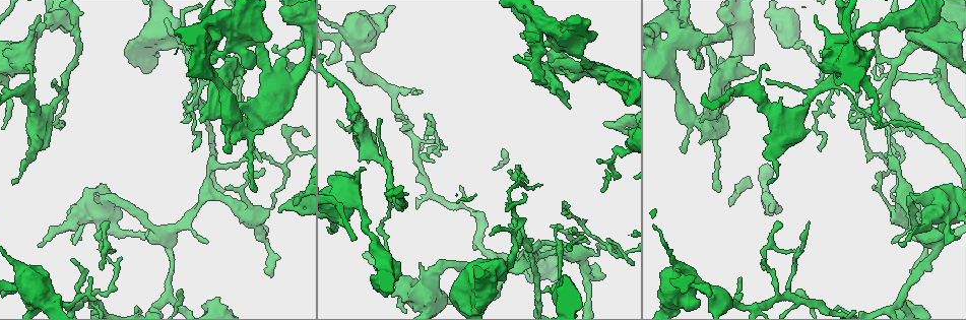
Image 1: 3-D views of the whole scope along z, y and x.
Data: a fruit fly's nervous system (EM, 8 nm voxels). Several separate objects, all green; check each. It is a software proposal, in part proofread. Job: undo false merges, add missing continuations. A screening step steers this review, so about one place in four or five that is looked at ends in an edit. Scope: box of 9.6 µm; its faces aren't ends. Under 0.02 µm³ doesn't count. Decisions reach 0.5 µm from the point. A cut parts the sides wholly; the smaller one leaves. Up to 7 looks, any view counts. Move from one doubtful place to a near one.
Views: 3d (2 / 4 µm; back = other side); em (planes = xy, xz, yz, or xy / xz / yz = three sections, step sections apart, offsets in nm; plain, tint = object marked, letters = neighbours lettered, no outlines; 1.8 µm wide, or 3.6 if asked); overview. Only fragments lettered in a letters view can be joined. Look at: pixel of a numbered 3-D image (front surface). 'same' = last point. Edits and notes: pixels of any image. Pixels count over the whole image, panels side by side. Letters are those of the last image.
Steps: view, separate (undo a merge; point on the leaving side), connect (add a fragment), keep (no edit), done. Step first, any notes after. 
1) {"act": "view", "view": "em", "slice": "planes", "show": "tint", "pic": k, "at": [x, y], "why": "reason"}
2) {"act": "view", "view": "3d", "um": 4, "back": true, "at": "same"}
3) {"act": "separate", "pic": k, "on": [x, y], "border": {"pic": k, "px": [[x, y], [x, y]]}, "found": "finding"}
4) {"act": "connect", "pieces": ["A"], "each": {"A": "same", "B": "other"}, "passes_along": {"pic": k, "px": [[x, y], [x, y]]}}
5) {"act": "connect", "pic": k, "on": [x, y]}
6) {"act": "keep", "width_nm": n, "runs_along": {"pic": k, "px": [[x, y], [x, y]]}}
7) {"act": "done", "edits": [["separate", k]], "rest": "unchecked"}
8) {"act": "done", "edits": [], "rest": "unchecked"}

{"act": "view", "view": "3d", "um": 2, "pic": 1, "at": [169, 242], "why": "looks like a crossing"}

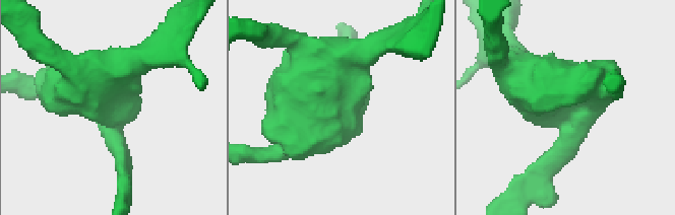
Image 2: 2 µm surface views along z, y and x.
{"act": "view", "view": "em", "slice": "planes", "show": "tint", "pic": 2, "at": [108, 111], "arms": 4}

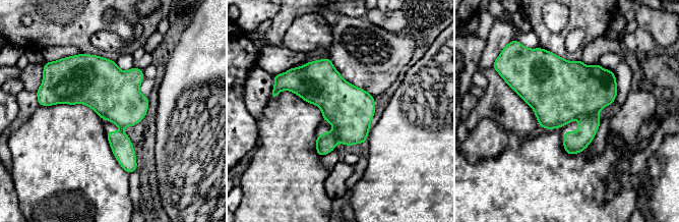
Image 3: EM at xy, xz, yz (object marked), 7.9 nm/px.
{"act": "view", "view": "em", "slice": "planes", "show": "letters", "at": "same"}

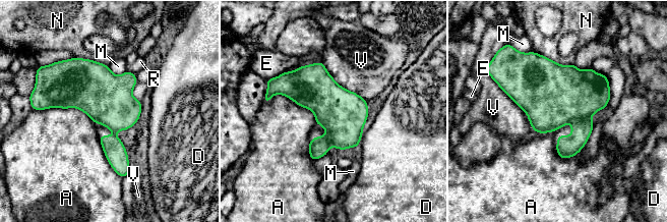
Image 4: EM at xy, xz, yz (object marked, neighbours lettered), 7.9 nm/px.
{"act": "keep", "each": {"A": "other", "D": "other", "E": "other", "M": "other", "N": "other", "R": "other", "V": "other"}, "border": {"pic": 4, "px": [[264, 102], [285, 95], [316, 124]]}, "found": "one neuron here"}

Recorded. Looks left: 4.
{"act": "view", "view": "em", "slice": "yz", "step": 16, "show": "tint", "pic": 1, "at": [561, 229], "why": "an open end"}

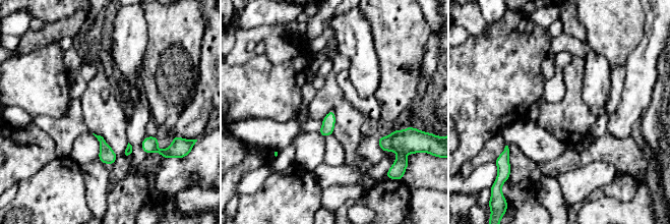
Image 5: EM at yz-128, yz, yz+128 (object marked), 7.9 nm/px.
{"act": "view", "view": "em", "slice": "planes", "show": "letters", "at": "same"}

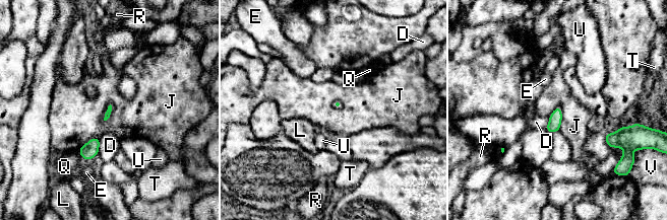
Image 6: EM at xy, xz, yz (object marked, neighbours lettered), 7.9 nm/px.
{"act": "keep", "each": {"D": "other", "E": "other", "J": "other", "L": "other", "Q": "other", "R": "other", "T": "other", "U": "other", "V": "other"}, "found": "no lettered fragment goes on from it"}

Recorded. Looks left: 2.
{"act": "view", "view": "3d", "um": 2, "pic": 1, "at": [691, 52], "why": "closes a loop"}

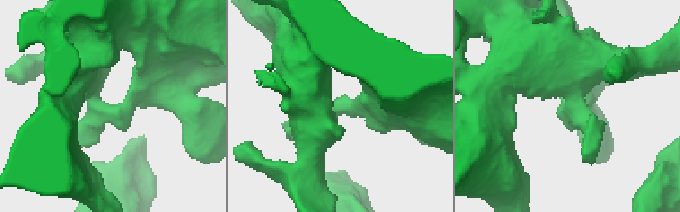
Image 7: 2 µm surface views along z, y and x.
{"act": "view", "view": "em", "slice": "planes", "show": "letters", "pic": 7, "at": [132, 100], "why": "now the EM"}

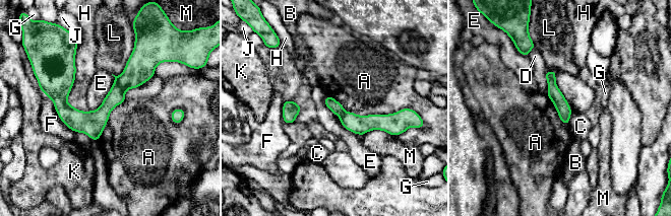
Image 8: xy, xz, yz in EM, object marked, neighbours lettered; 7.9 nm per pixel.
{"act": "separate", "pic": 8, "on": [116, 95], "width_nm": 110, "each": {"A": "other", "B": "other", "C": "other", "D": "other", "E": "other", "F": "other", "G": "other", "H": "other", "J": "other", "K": "other", "L": "other", "M": "other"}, "border": {"pic": 8, "px": [[116, 77], [119, 86], [124, 91]]}, "found": "a second neuron is stuck on"}

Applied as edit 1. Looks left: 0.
{"act": "done", "edits": [["separate", 8]], "rest": "unchecked"}

